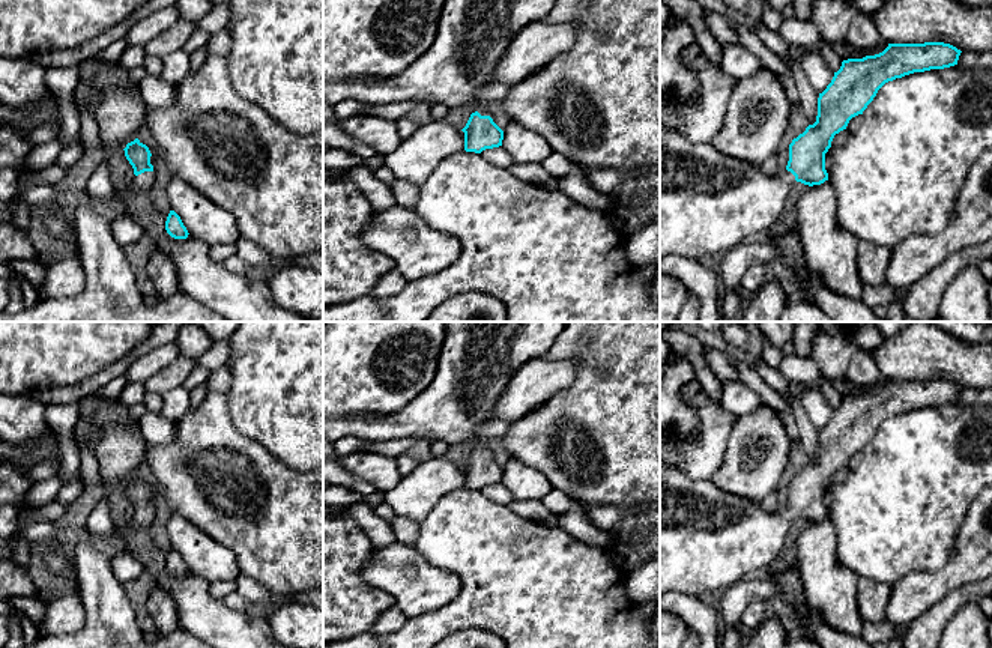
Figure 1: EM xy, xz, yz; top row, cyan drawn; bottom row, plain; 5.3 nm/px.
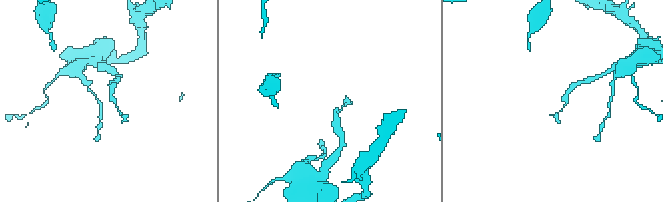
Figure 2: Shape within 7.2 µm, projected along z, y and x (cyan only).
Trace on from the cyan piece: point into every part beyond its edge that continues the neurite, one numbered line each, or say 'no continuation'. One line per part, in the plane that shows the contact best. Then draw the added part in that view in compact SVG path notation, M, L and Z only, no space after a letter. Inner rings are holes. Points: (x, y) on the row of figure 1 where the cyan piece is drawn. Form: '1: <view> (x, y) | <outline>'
1: xy (143, 182) | M144 171L134 177L132 185L128 188L128 192L135 195L138 192L150 191L153 180L155 180L155 173Z

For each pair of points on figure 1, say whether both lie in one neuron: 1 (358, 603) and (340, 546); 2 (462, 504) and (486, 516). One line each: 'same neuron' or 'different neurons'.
1: same neuron
2: same neuron

